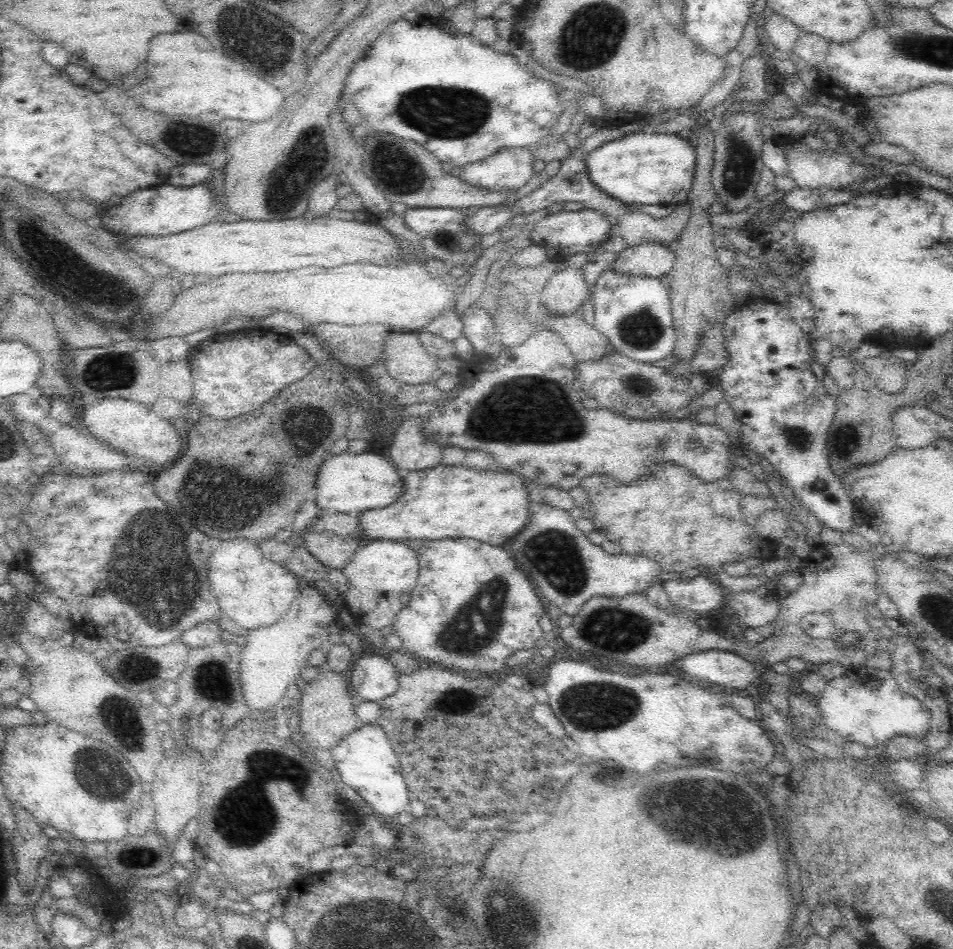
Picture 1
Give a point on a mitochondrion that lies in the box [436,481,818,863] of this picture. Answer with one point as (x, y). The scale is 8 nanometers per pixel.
(702, 810)

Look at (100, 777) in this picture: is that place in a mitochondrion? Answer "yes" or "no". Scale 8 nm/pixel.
yes

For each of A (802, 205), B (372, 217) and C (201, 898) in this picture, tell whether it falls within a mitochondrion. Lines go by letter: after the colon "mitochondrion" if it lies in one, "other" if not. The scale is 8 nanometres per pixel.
A: other
B: other
C: other

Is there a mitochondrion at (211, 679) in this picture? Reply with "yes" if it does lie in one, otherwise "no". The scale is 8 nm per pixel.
yes

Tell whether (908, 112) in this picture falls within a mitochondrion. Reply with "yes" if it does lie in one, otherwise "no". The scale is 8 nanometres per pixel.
no

